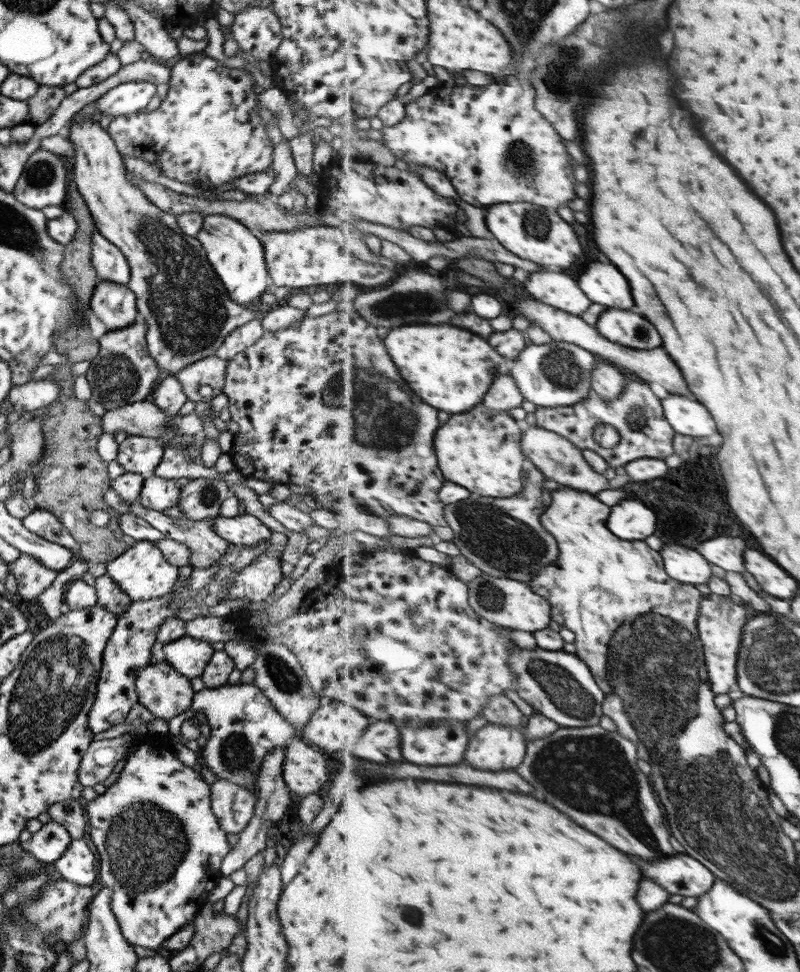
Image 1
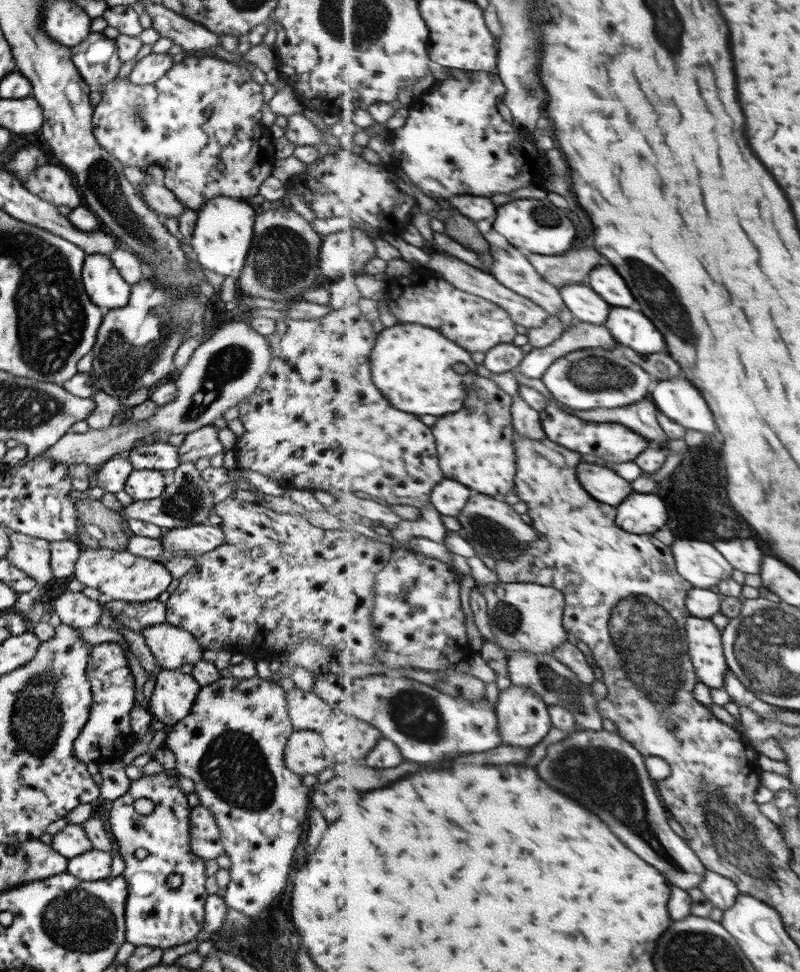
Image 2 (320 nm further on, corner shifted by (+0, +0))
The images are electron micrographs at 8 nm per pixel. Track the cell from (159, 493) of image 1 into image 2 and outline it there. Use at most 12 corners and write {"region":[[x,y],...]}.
{"region":[[132,470],[123,491],[132,501],[158,498],[161,471]]}

